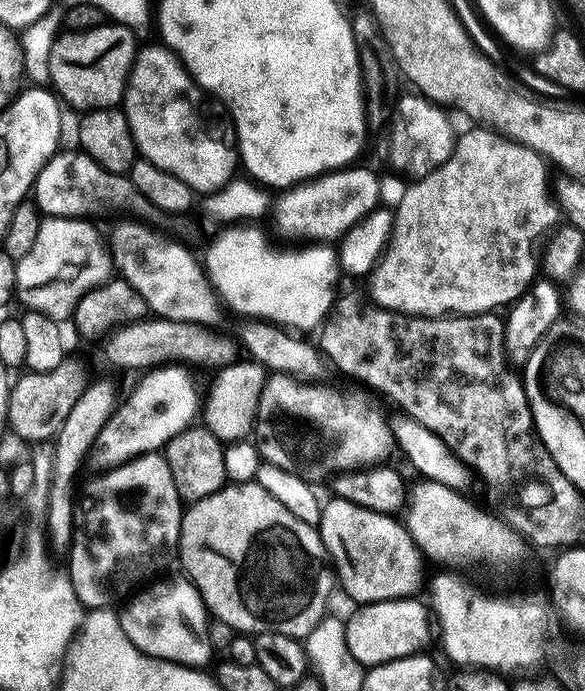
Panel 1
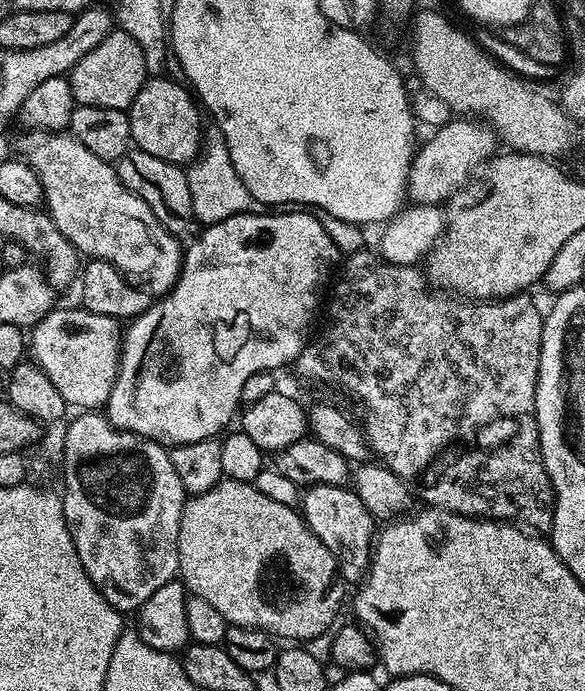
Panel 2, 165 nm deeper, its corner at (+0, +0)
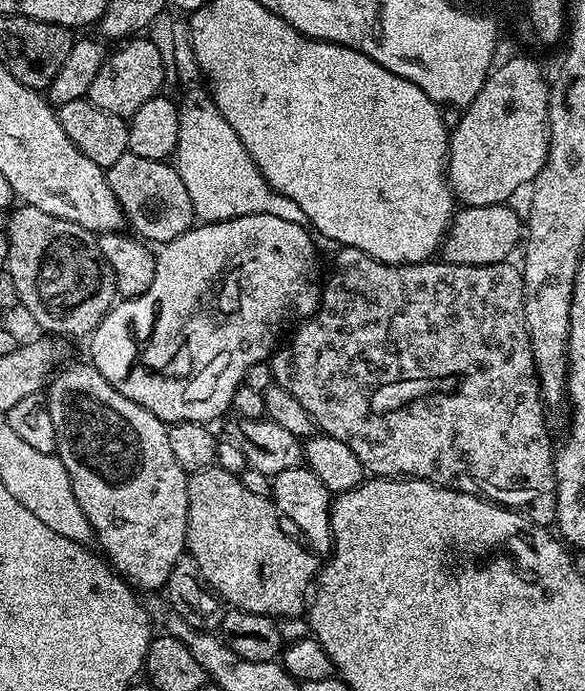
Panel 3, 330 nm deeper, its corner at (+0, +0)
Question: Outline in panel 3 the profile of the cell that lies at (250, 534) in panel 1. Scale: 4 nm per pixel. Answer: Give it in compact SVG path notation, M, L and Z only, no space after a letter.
M213 466L188 476L186 552L194 558L200 579L225 605L273 618L299 617L305 611L310 589L318 576L318 560L295 535L287 536L283 526L282 517L271 499L246 490L237 473Z

